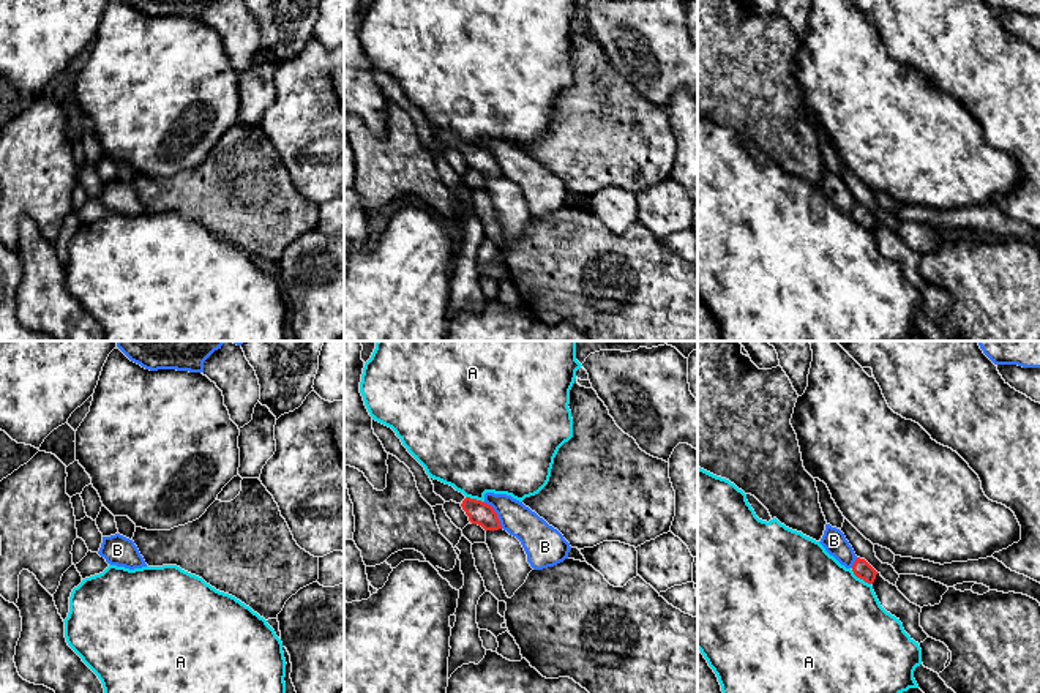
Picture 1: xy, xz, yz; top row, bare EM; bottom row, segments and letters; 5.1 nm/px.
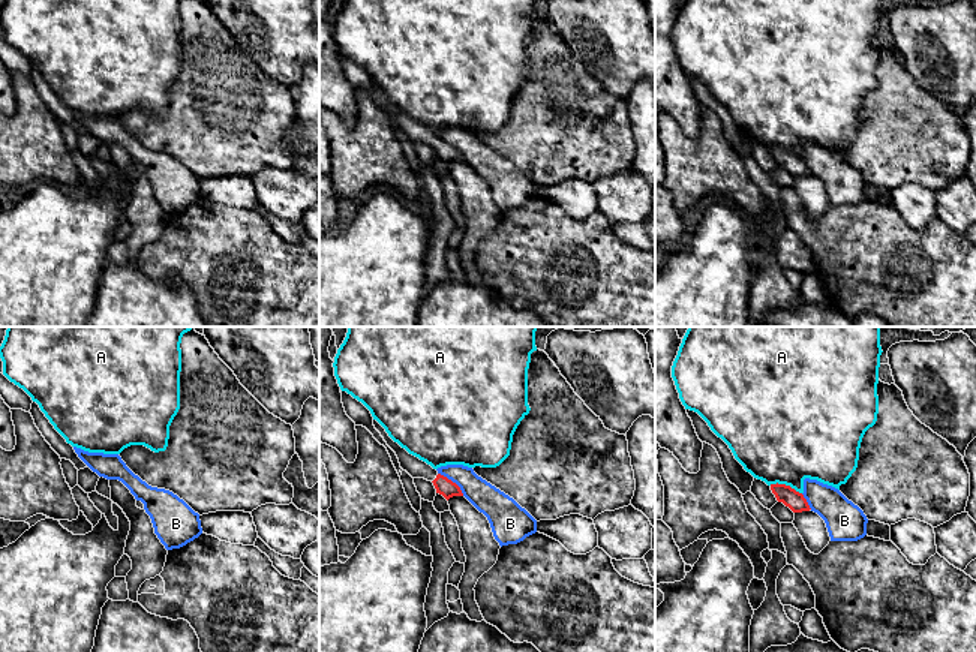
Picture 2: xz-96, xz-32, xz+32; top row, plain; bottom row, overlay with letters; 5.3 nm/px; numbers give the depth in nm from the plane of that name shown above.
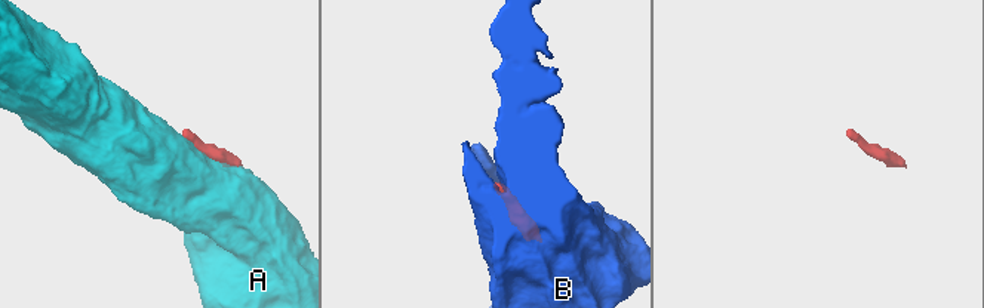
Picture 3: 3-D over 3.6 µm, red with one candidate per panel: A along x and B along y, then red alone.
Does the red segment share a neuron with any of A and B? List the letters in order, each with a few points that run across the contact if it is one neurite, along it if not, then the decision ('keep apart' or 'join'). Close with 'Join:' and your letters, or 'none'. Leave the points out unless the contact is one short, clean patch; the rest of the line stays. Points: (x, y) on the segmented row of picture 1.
A: keep apart
B: keep apart
Join: none

